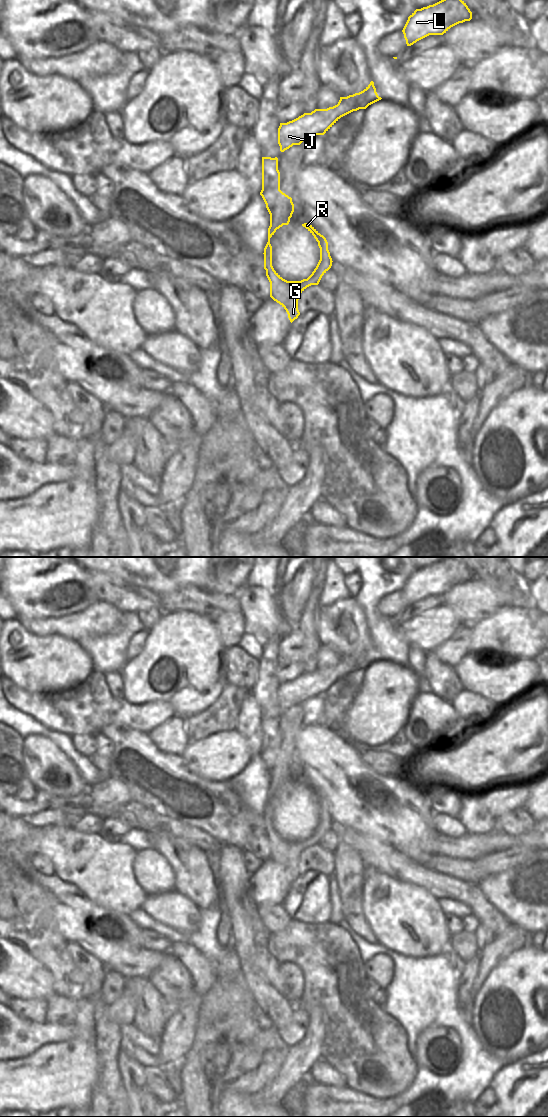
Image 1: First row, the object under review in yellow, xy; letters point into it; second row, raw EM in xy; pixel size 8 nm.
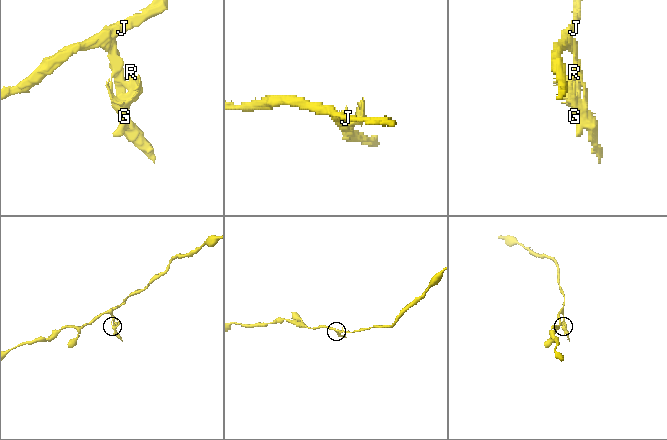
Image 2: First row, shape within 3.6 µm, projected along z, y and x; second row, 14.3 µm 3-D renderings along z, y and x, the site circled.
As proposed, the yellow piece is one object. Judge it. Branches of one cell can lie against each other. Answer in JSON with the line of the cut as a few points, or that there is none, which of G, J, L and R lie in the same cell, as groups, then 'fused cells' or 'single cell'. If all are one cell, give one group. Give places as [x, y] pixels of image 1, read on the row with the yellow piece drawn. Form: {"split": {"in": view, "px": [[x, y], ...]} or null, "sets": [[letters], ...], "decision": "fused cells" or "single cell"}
{"split": {"in": "xy", "px": [[262, 168], [267, 174], [264, 183]]}, "sets": [["G", "R"], ["J", "L"]], "decision": "fused cells"}

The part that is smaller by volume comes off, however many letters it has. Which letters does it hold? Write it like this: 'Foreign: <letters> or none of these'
Foreign: G, R

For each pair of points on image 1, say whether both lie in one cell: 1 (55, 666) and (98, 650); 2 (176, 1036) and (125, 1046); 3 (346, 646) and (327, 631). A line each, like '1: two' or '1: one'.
1: two
2: one
3: one

